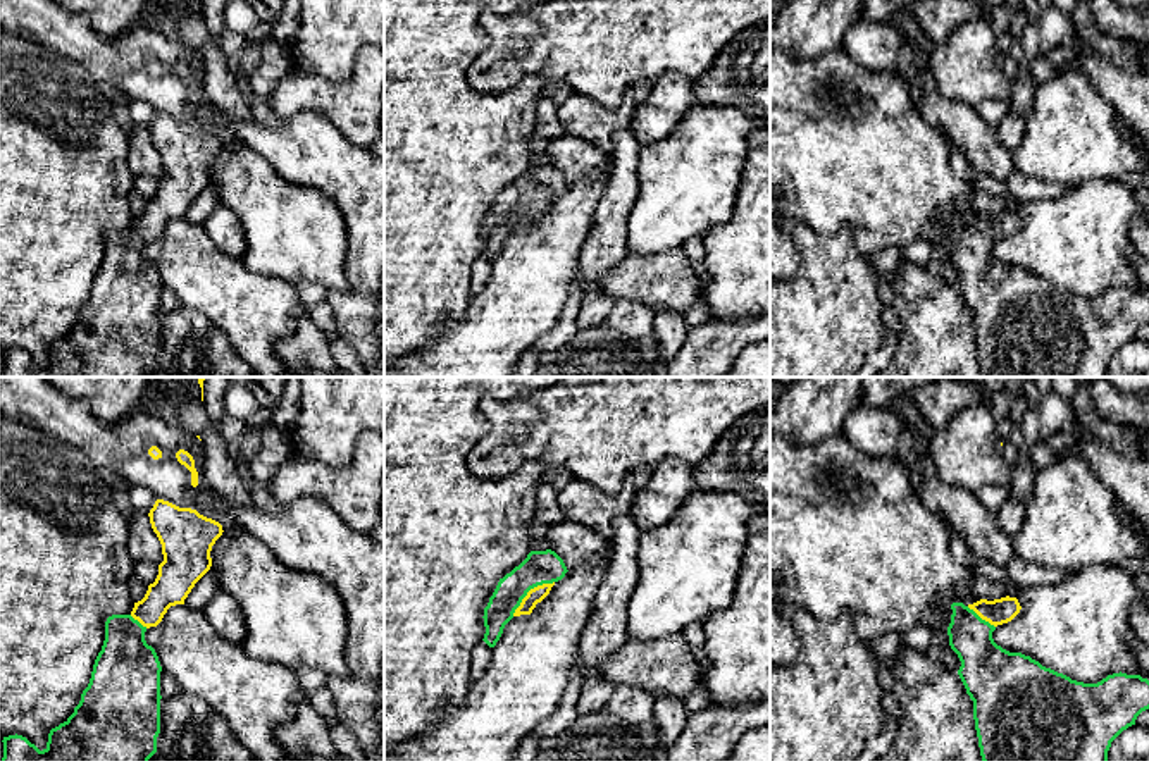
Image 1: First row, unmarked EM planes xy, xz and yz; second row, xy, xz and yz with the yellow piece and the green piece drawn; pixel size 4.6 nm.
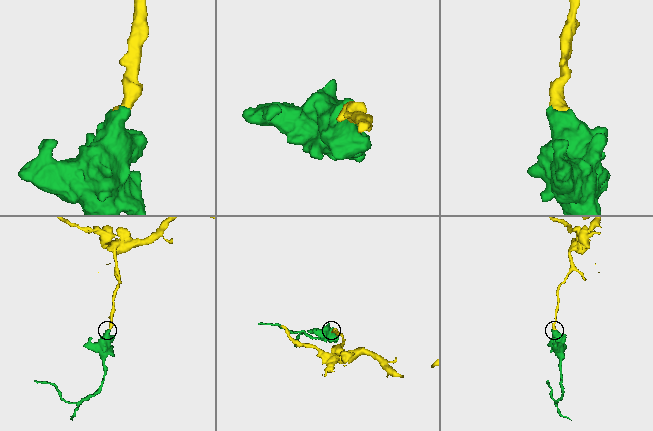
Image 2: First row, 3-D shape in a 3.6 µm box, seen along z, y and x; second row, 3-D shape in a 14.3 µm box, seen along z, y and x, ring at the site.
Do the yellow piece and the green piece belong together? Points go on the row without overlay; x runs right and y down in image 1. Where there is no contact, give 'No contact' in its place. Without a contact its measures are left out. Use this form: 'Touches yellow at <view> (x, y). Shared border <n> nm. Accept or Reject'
Touches yellow at xz (529, 205). Shared border 260 nm. Accept

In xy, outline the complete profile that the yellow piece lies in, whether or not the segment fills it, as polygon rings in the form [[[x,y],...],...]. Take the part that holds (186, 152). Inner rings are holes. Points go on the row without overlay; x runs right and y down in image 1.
[[[157,114],[148,127],[162,158],[164,176],[145,212],[129,229],[112,229],[105,236],[105,255],[98,267],[88,301],[74,327],[48,348],[43,365],[22,350],[3,351],[0,377],[148,377],[157,367],[160,348],[160,275],[145,246],[157,241],[167,224],[184,219],[195,198],[210,184],[210,165],[222,150],[222,139],[191,122]]]

